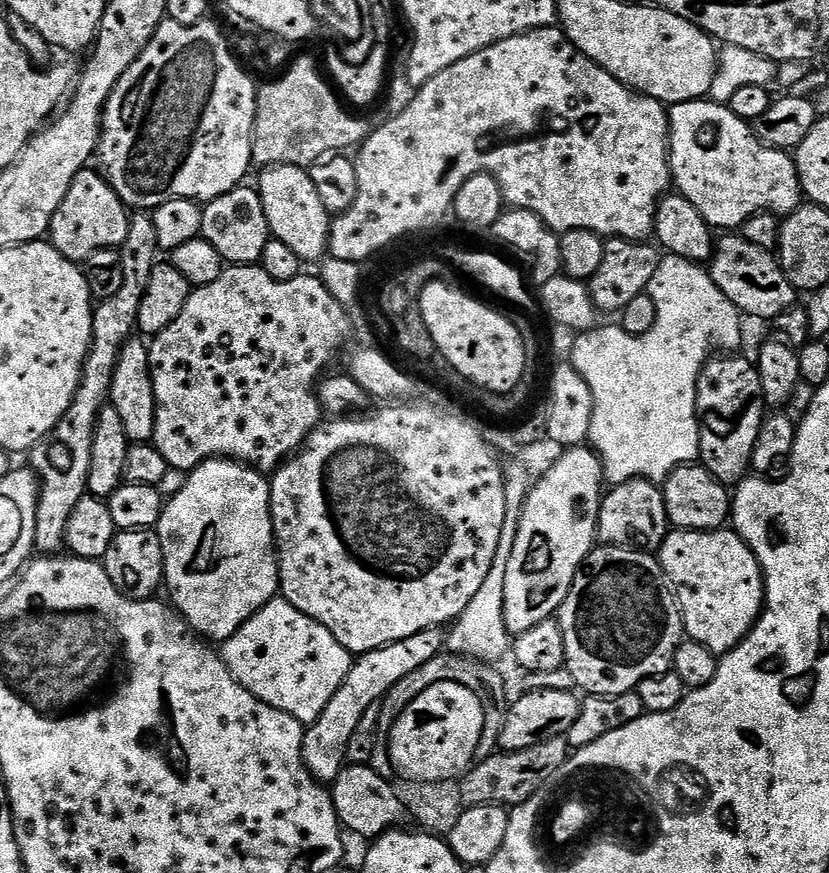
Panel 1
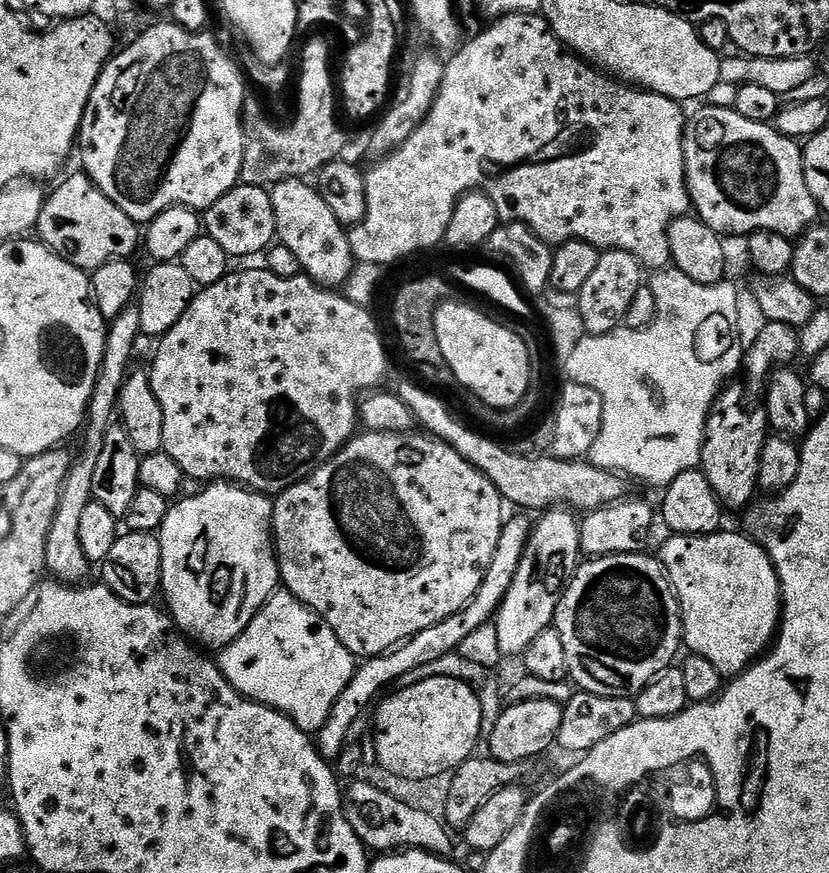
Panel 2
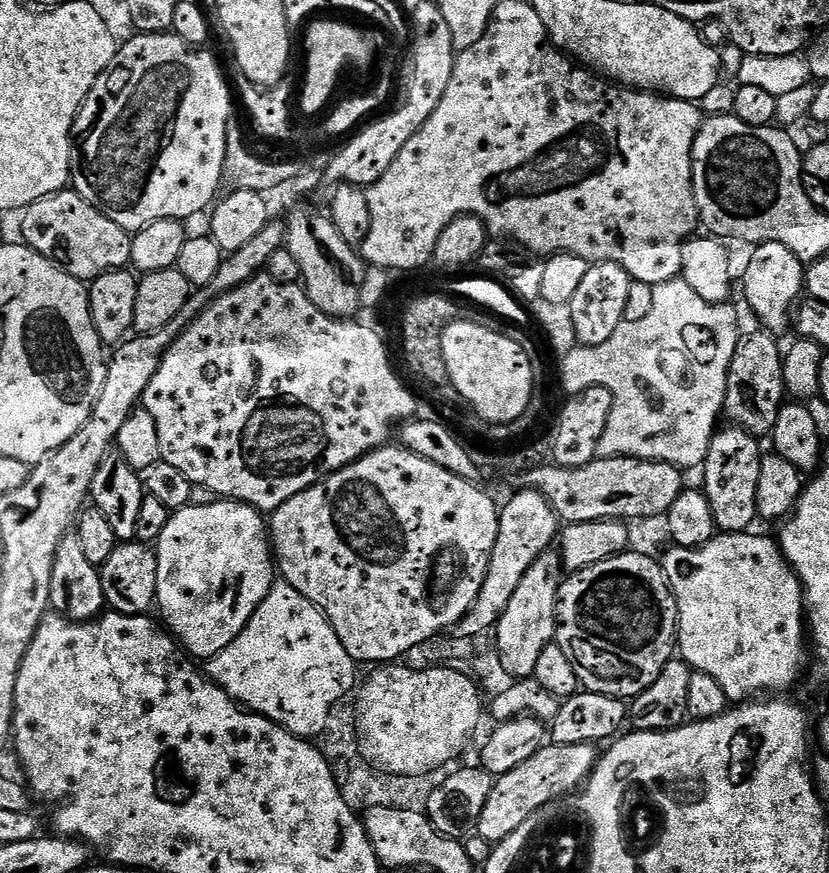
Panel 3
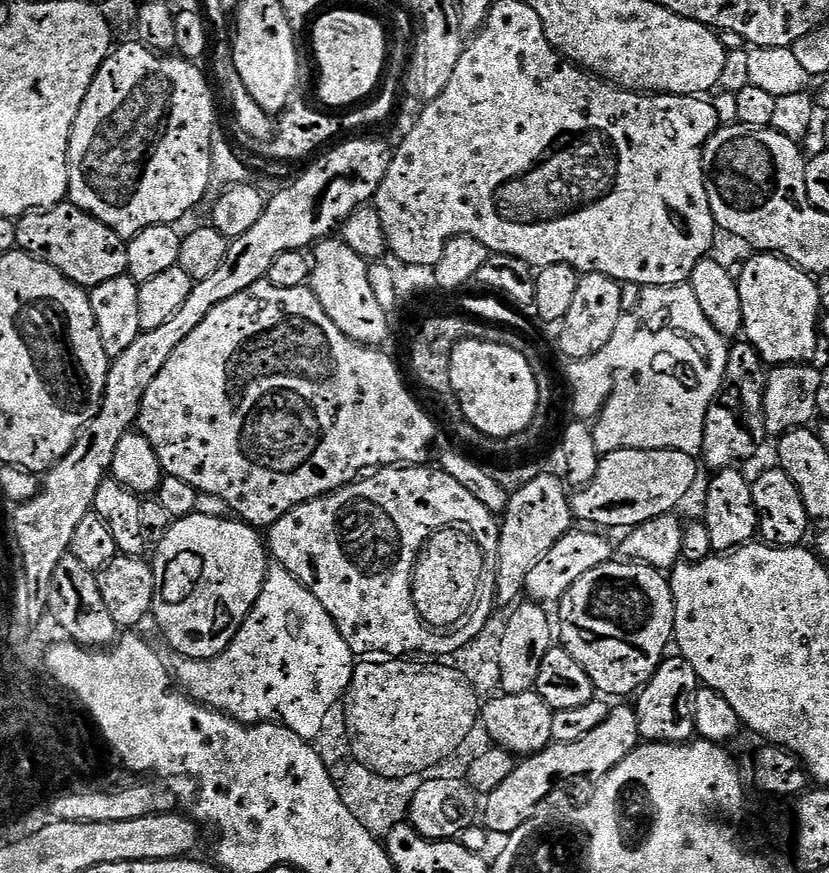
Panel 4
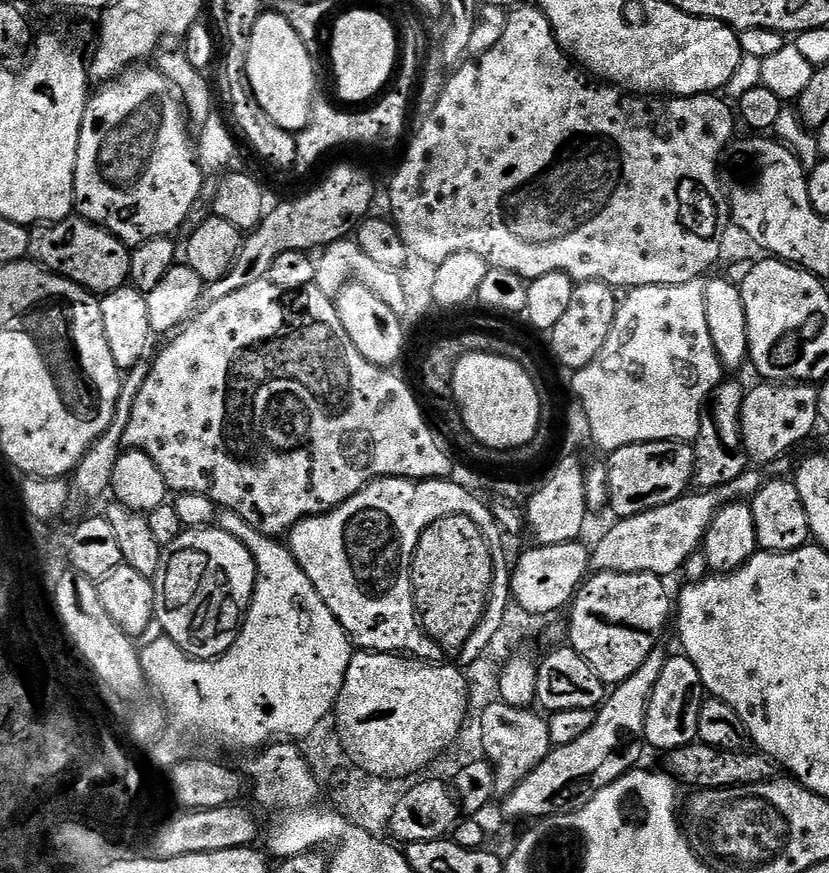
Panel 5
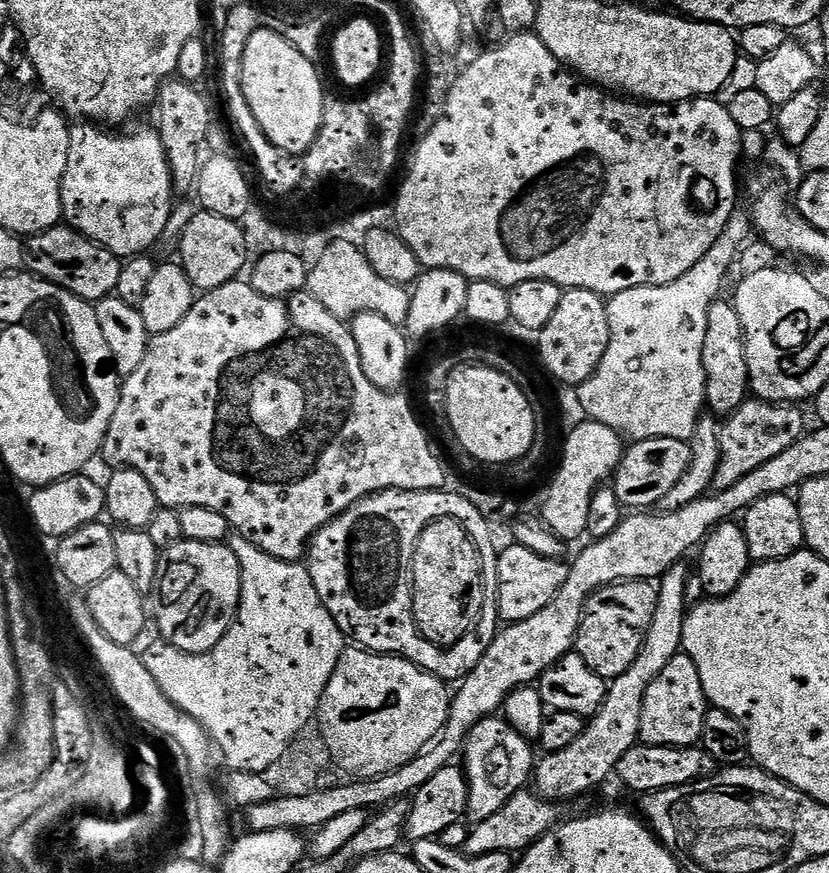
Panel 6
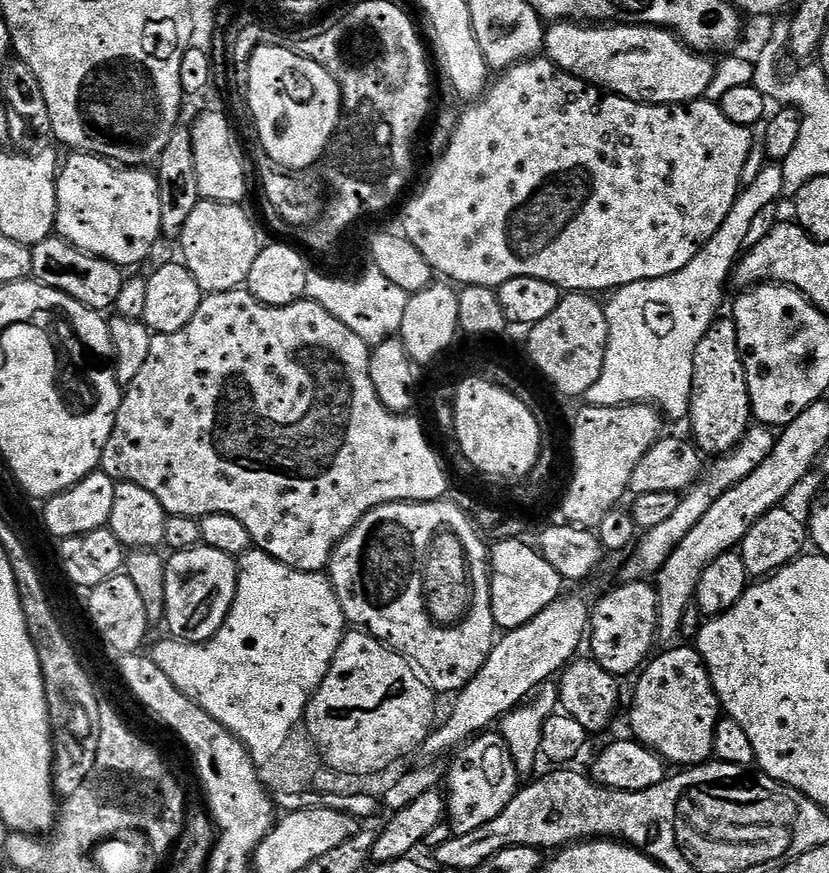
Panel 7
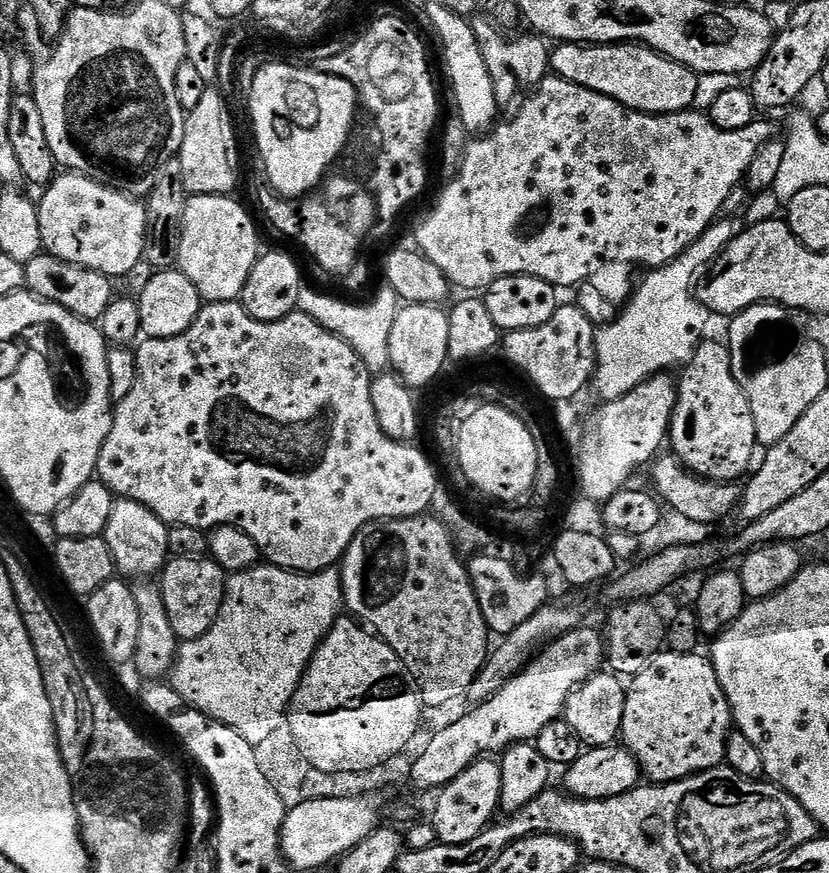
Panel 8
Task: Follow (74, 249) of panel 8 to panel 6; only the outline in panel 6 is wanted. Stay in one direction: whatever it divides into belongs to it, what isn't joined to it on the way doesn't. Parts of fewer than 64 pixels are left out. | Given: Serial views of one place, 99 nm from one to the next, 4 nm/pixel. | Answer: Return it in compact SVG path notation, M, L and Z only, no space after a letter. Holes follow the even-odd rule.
M80 122L71 129L66 174L60 187L62 220L67 227L98 242L115 256L131 258L147 253L148 247L152 248L166 229L174 207L171 168L155 127L132 132L129 136L111 136L108 132L111 131L92 122Z

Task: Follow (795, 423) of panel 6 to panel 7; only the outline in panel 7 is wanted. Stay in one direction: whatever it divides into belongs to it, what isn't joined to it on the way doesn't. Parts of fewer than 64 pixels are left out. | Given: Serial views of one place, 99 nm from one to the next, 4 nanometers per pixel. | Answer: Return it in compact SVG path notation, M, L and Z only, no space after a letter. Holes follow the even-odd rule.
M754 424L749 427L747 434L743 436L736 448L731 448L723 456L715 457L711 461L712 465L709 468L707 465L703 469L700 479L687 489L686 494L681 495L678 510L674 510L672 517L666 518L666 522L661 522L658 526L647 529L637 539L630 552L632 557L625 562L624 569L620 572L619 583L621 585L638 584L655 577L656 573L662 570L666 558L670 558L670 554L674 554L678 542L682 542L682 538L686 538L686 534L690 534L690 530L694 530L694 526L698 526L702 514L706 514L706 510L710 510L710 506L714 506L714 502L718 502L718 498L722 498L722 494L726 494L726 490L738 486L738 482L742 482L742 478L750 478L750 474L754 474L754 470L758 470L758 466L762 466L762 462L766 462L766 458L773 450L775 437L775 433L771 429L764 425Z

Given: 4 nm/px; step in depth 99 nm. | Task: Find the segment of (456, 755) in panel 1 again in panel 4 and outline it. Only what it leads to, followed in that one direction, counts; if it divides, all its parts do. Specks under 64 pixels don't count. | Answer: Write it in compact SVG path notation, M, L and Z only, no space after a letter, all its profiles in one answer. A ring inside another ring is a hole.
M372 658L367 662L360 662L353 667L352 681L348 687L348 691L344 693L342 701L344 705L344 713L346 714L346 722L348 723L348 737L352 740L352 754L358 762L362 762L371 772L376 772L386 778L406 778L407 776L419 776L427 773L427 768L436 768L443 760L448 760L464 743L468 740L468 735L475 728L478 728L478 721L482 711L481 701L478 699L476 692L470 686L470 682L466 682L466 678L454 666L449 666L444 662L424 662L428 664L415 664L412 658Z

